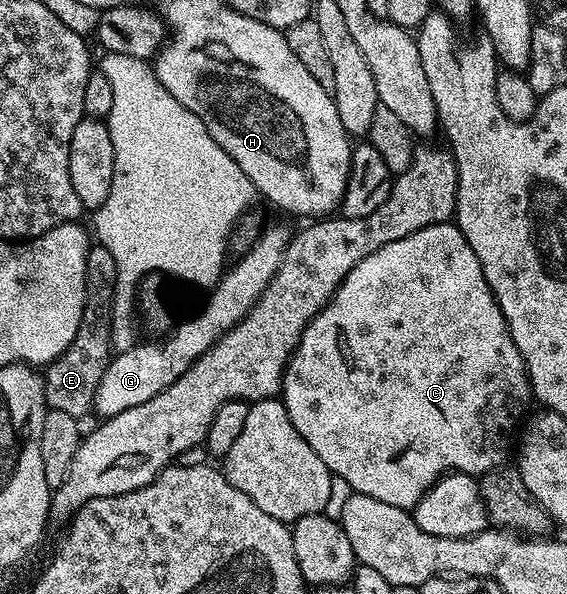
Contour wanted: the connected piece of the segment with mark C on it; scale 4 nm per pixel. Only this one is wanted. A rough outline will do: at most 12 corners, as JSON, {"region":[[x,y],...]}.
{"region":[[454,222],[349,269],[281,398],[352,492],[504,466],[527,366]]}

